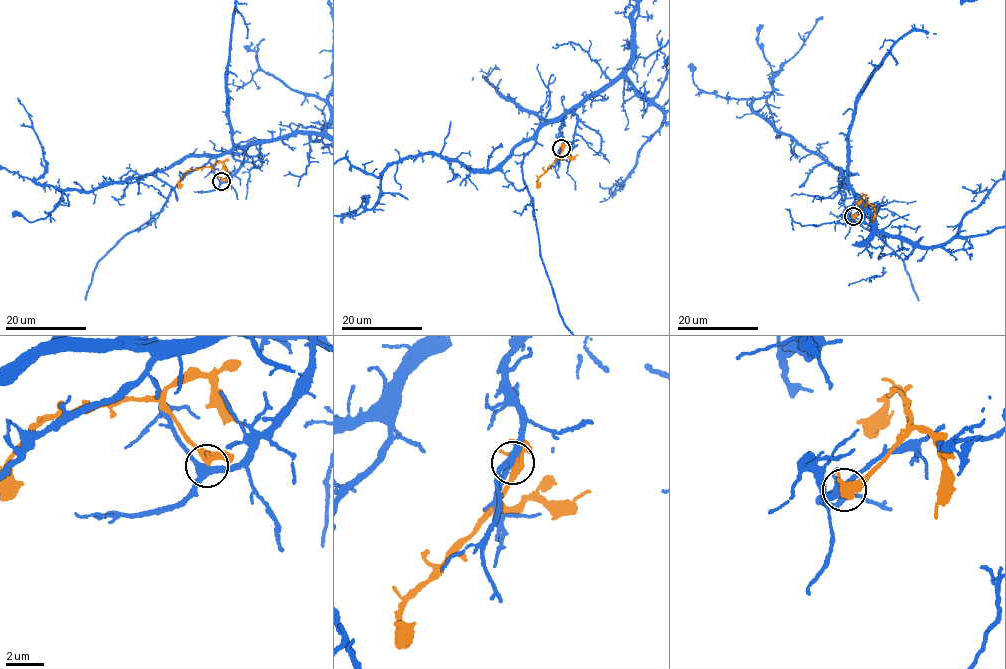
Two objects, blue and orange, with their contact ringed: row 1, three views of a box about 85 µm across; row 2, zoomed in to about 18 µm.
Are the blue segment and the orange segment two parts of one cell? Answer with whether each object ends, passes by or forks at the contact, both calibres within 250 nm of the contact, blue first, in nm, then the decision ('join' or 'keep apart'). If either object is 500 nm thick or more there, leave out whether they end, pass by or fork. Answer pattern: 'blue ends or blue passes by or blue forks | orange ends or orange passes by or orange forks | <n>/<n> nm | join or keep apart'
blue forks | orange passes by | 340/400 nm | keep apart

